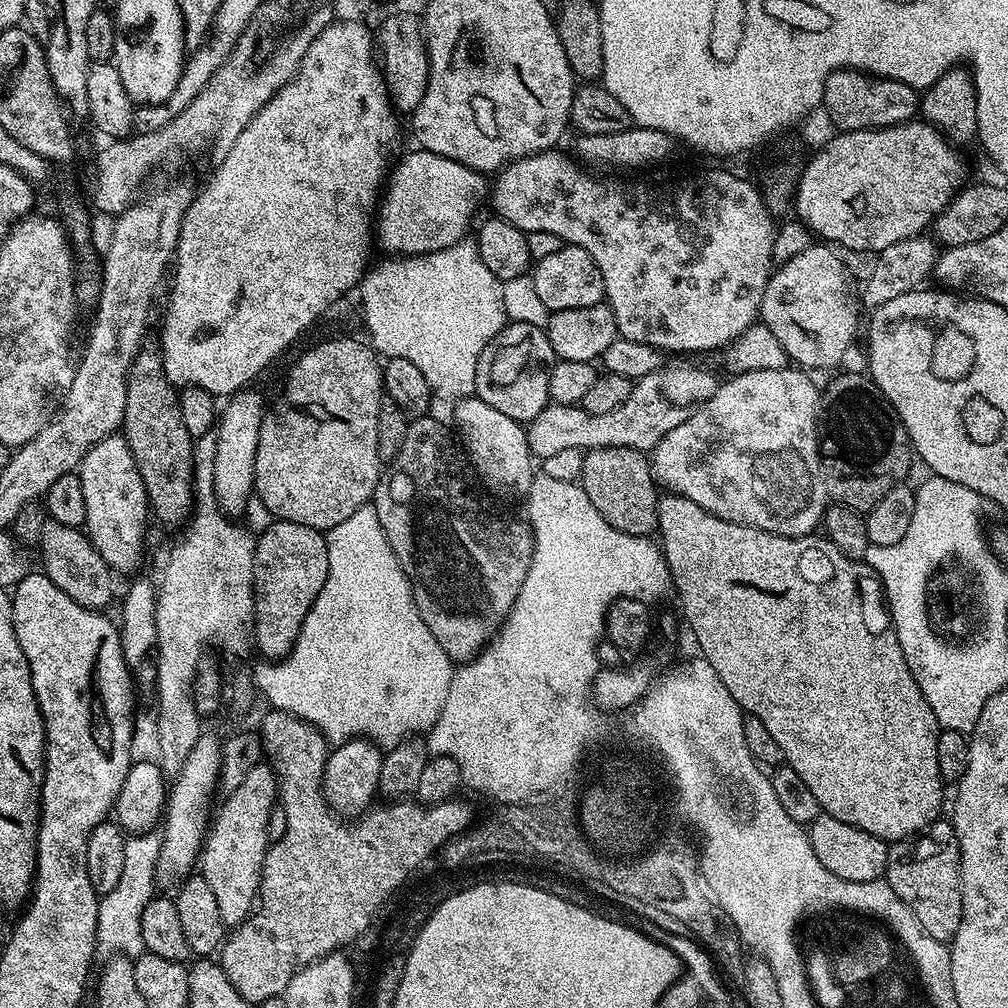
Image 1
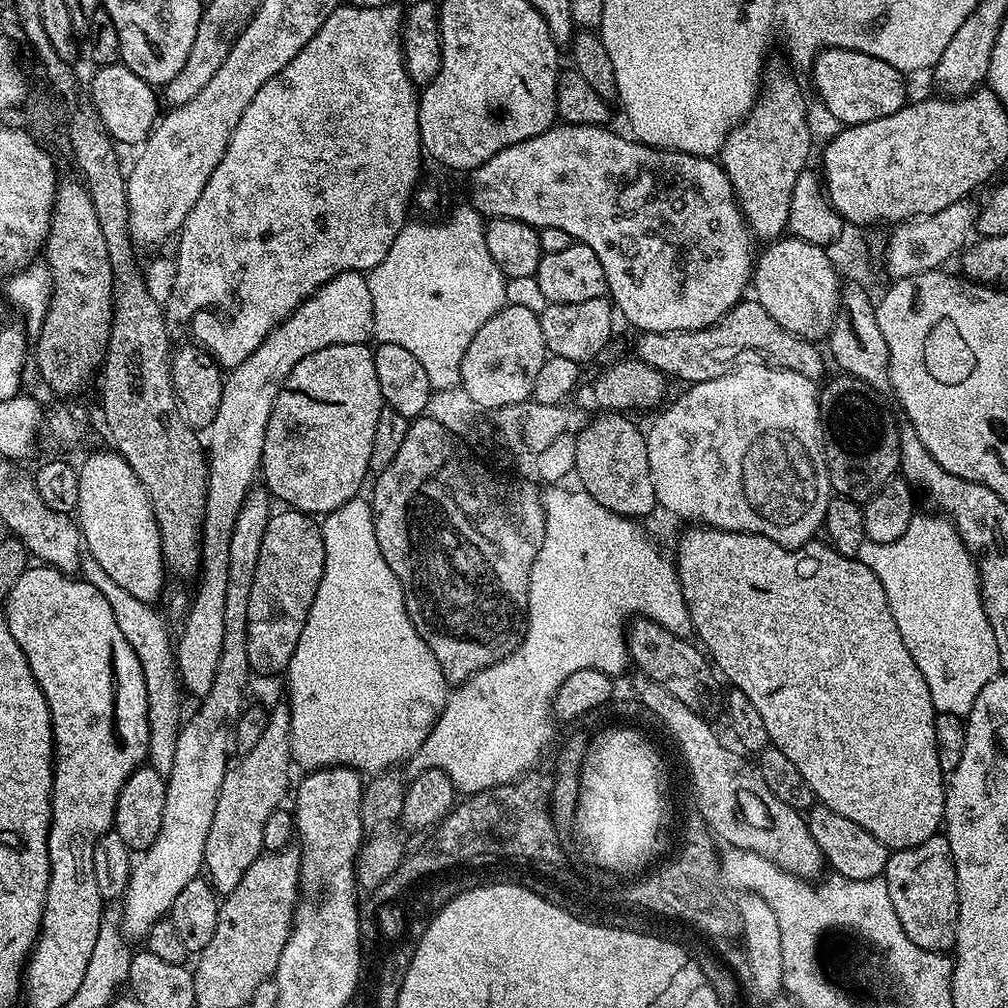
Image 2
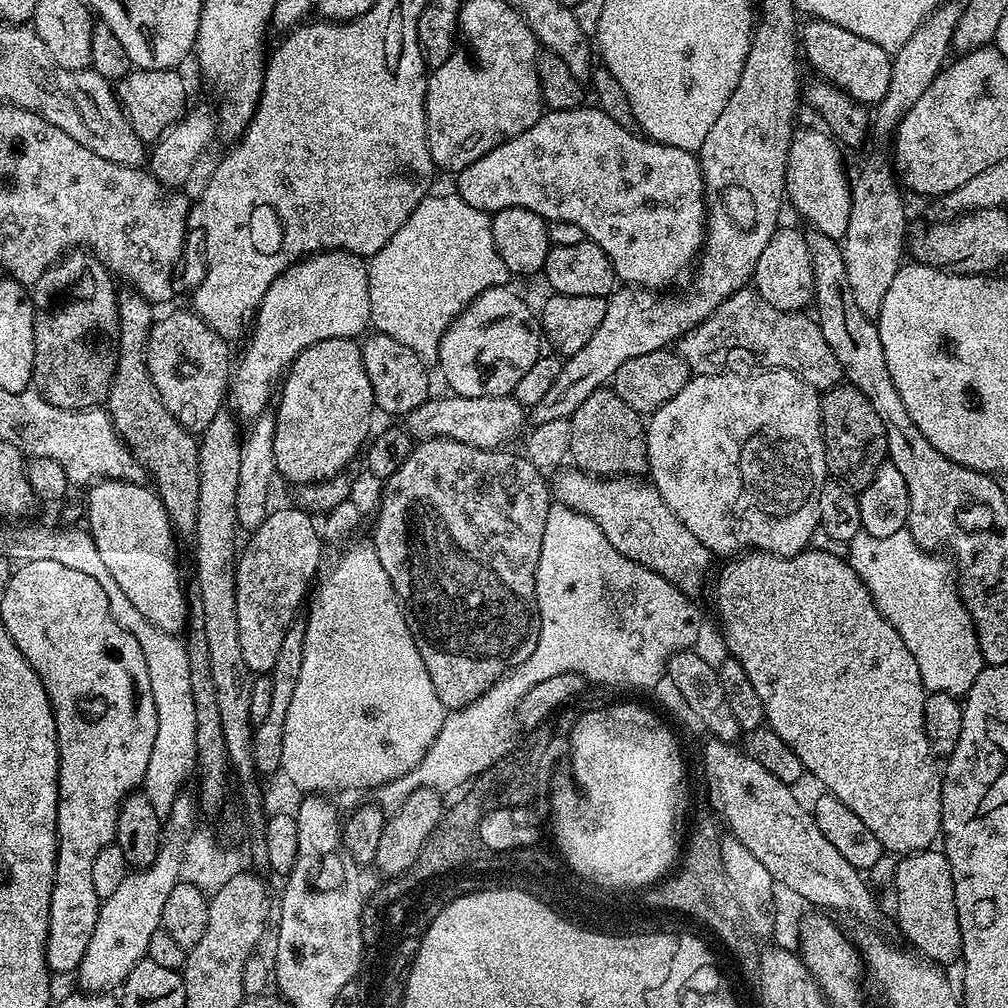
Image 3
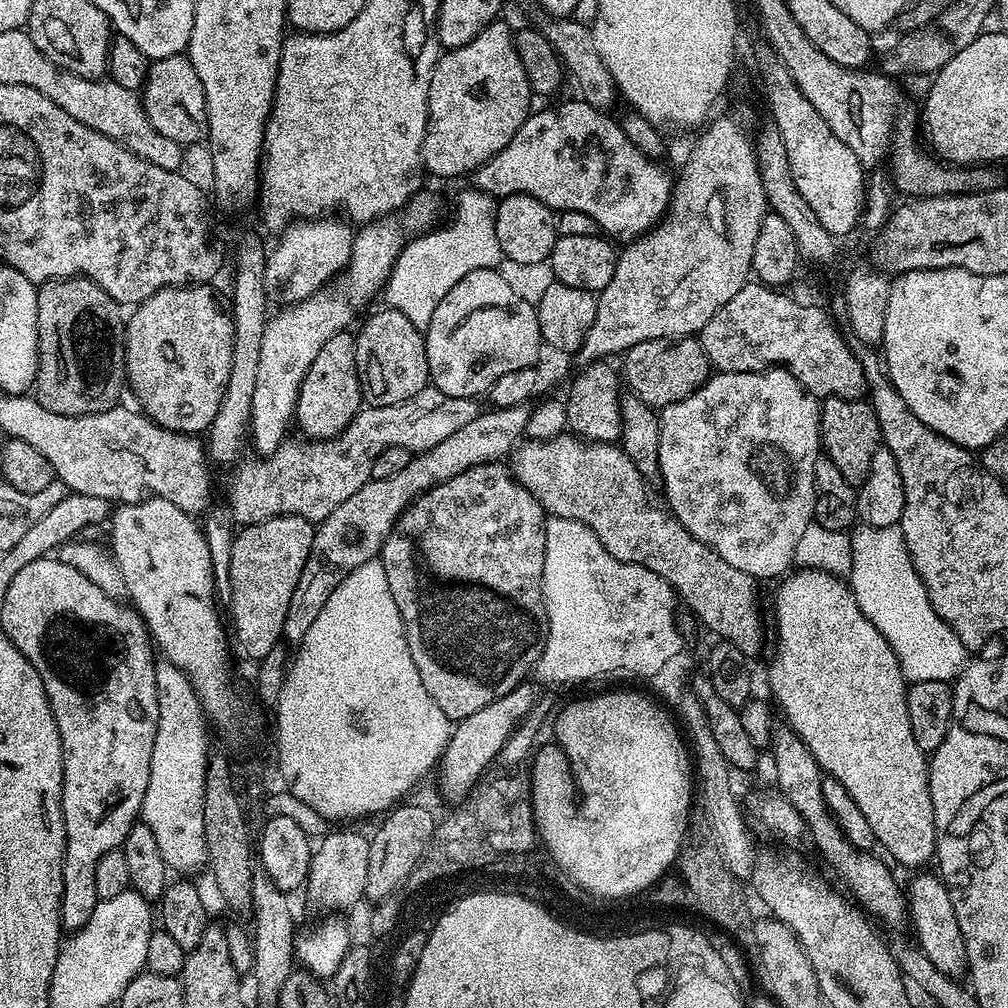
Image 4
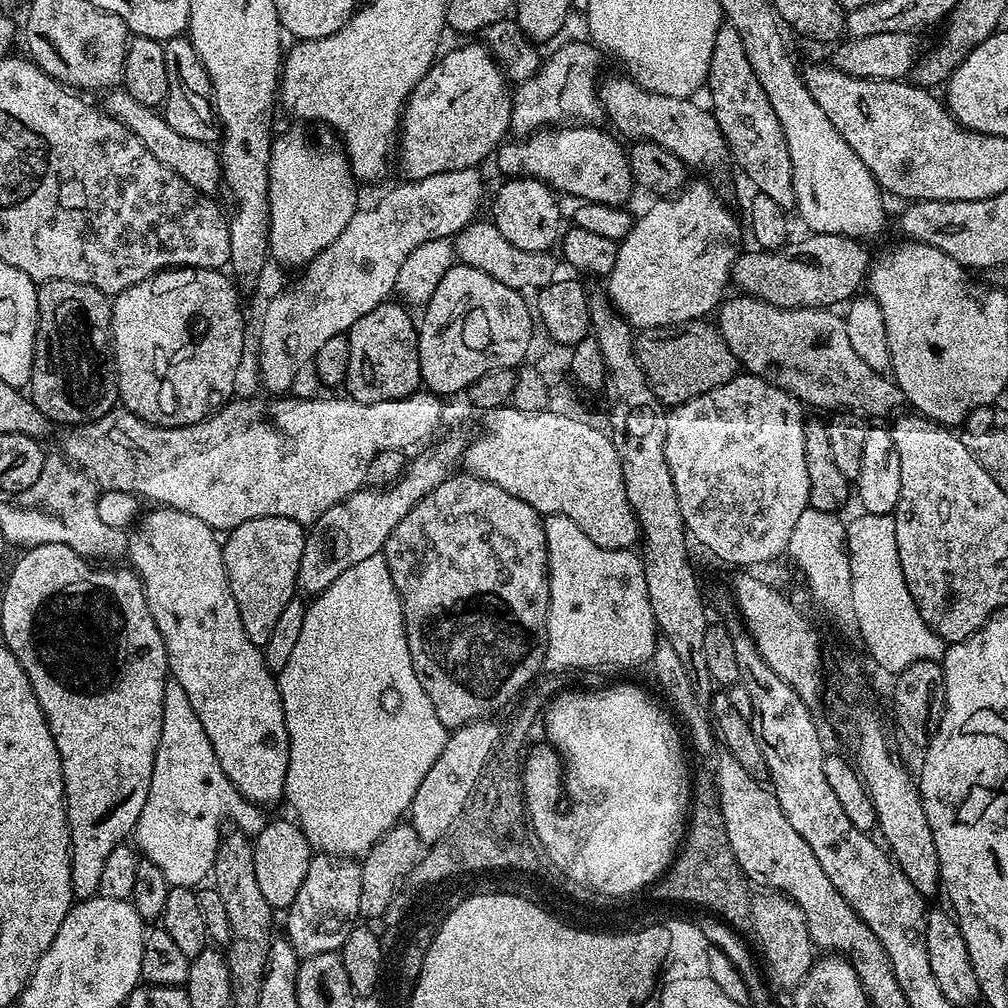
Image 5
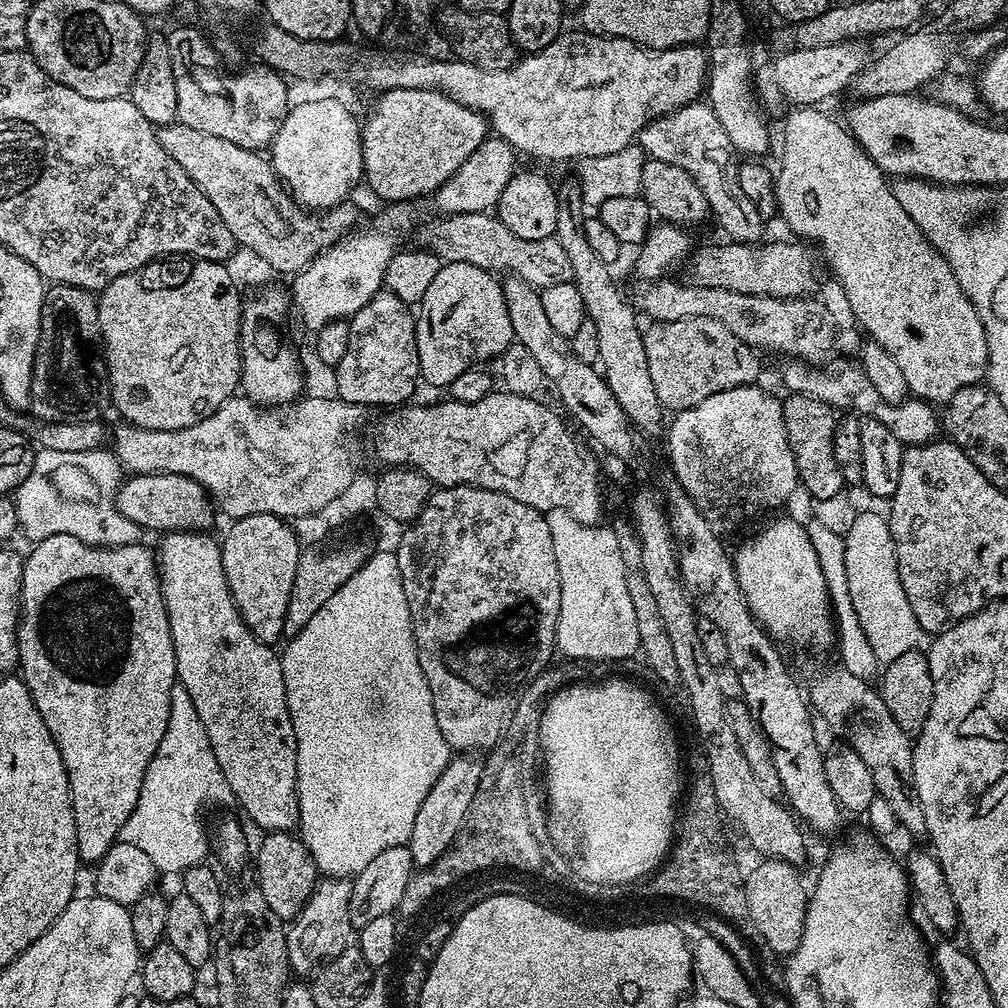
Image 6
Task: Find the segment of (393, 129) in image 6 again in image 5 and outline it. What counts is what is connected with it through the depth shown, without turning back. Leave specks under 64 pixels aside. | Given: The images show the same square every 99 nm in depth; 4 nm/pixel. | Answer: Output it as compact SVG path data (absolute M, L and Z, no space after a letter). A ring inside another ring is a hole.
M483 43L464 44L461 48L452 48L448 53L441 55L433 64L429 72L424 75L418 82L418 86L414 86L414 90L408 96L408 100L404 103L404 110L400 122L400 131L398 133L398 164L400 160L400 168L405 172L409 181L421 180L422 178L430 178L430 174L442 174L450 170L462 170L463 168L476 168L484 159L491 157L501 144L505 143L506 137L509 135L512 127L512 94L513 89L509 87L510 81L504 75L499 64L492 57L491 51Z

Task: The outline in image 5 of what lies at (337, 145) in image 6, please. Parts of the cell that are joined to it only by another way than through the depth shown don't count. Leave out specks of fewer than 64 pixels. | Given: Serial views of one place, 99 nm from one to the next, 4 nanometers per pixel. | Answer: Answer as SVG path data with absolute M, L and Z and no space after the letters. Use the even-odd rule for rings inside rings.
M300 132L277 135L268 167L268 251L273 261L303 269L346 230L358 211L358 181L339 147L311 144Z

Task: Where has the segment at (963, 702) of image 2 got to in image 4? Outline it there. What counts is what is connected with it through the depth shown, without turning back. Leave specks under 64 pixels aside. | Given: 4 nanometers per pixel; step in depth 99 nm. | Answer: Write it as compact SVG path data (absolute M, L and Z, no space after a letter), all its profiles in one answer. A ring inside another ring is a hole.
M869 524L857 525L851 531L852 564L848 575L848 584L855 595L859 608L866 618L874 624L875 628L888 642L895 656L899 660L899 666L903 670L905 681L916 683L918 681L955 681L960 675L965 664L969 663L970 653L962 646L958 634L950 630L942 618L932 609L932 603L925 592L924 583L918 578L914 570L912 559L905 548L905 540L899 525L871 527Z

